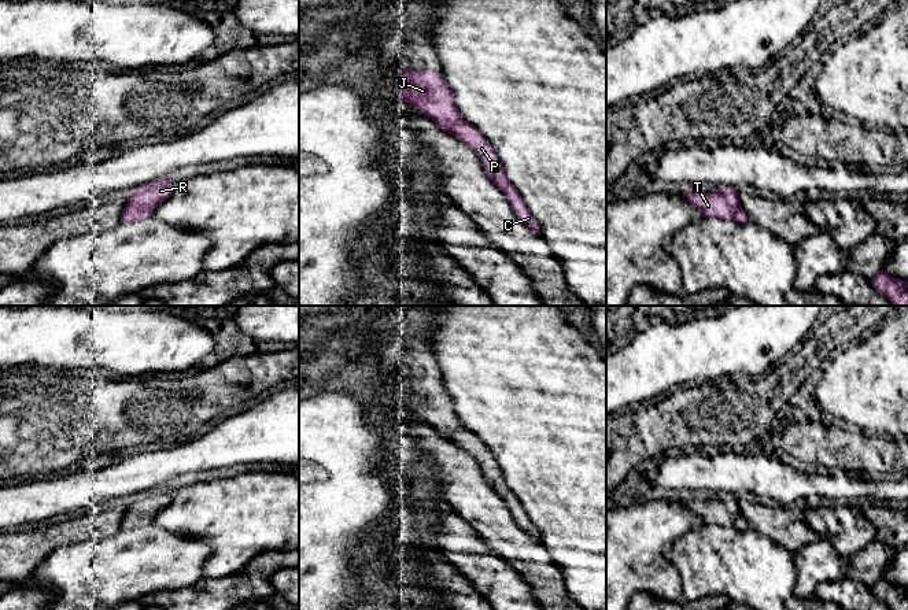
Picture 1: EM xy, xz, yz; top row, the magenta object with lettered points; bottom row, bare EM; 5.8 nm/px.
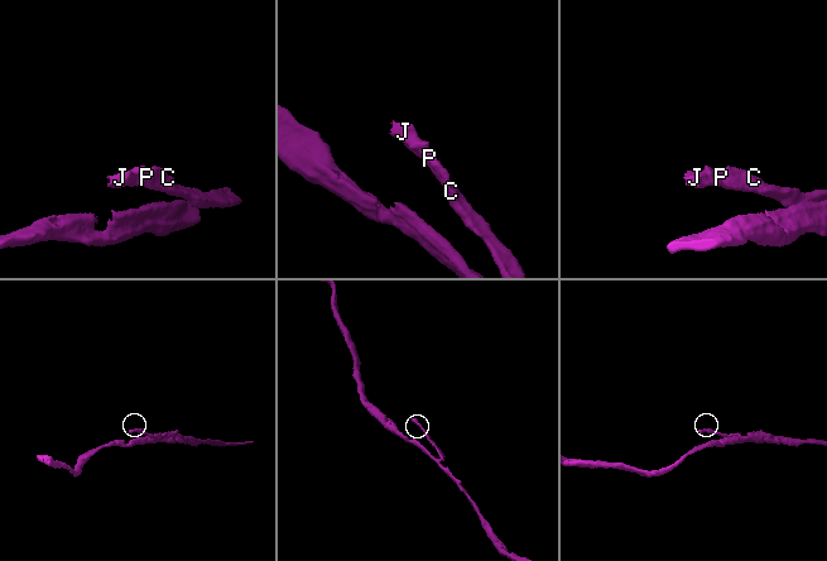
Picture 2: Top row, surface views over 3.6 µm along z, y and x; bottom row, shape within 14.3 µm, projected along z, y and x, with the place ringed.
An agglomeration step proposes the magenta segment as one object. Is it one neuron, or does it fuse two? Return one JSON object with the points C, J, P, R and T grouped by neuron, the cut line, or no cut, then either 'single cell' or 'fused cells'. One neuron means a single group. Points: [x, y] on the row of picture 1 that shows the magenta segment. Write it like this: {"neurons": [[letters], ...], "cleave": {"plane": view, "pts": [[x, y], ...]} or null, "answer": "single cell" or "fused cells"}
{"neurons": [["C", "J", "P", "R", "T"]], "cleave": null, "answer": "single cell"}

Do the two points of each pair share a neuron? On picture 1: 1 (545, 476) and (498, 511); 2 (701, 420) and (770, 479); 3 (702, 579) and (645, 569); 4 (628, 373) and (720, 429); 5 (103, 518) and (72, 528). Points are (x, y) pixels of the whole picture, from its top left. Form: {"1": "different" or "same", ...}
{"1": "different", "2": "different", "3": "different", "4": "different", "5": "same"}

